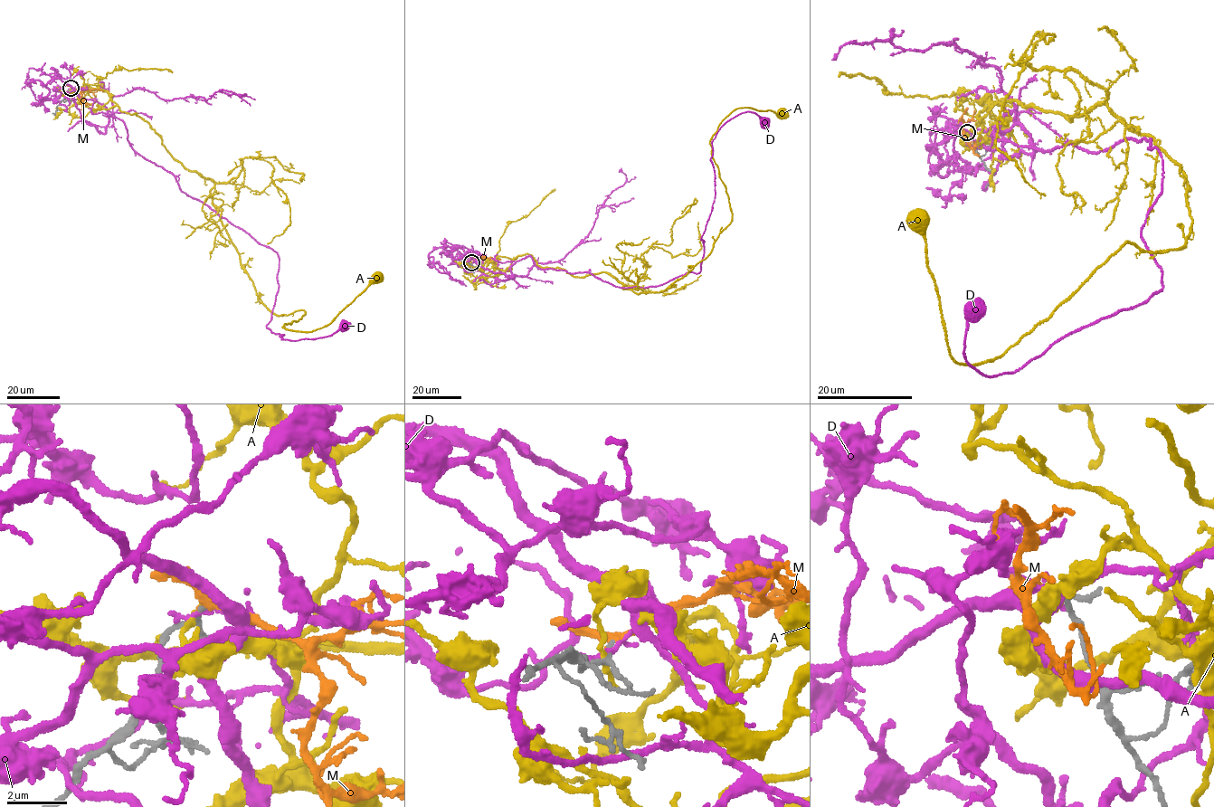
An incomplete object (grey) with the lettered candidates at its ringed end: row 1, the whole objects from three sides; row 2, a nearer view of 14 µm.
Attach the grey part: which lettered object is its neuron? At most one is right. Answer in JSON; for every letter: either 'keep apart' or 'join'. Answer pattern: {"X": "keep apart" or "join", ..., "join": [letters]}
{"A": "keep apart", "D": "keep apart", "M": "join", "join": ["M"]}

